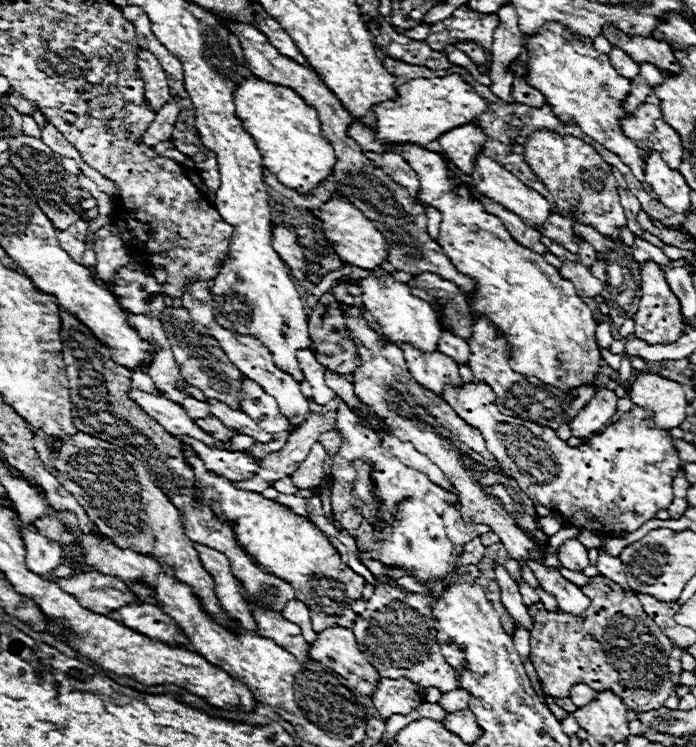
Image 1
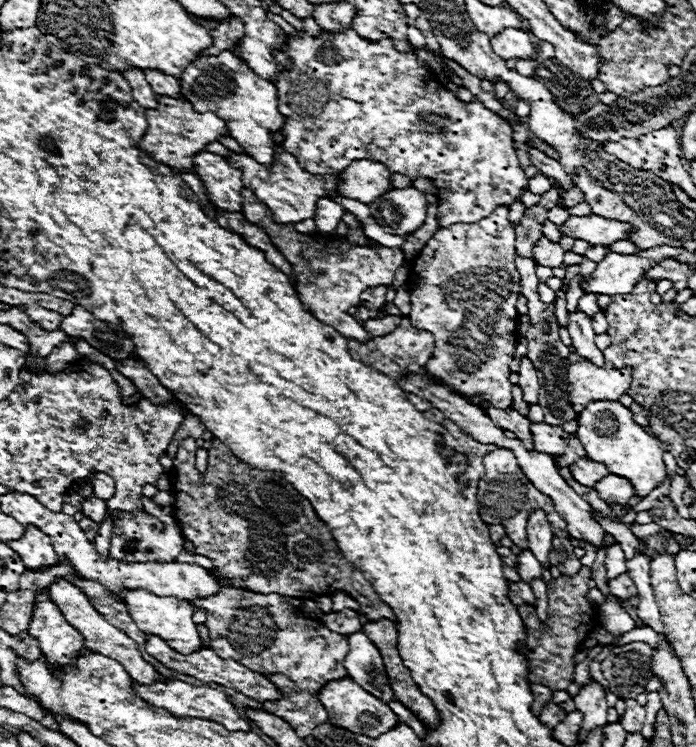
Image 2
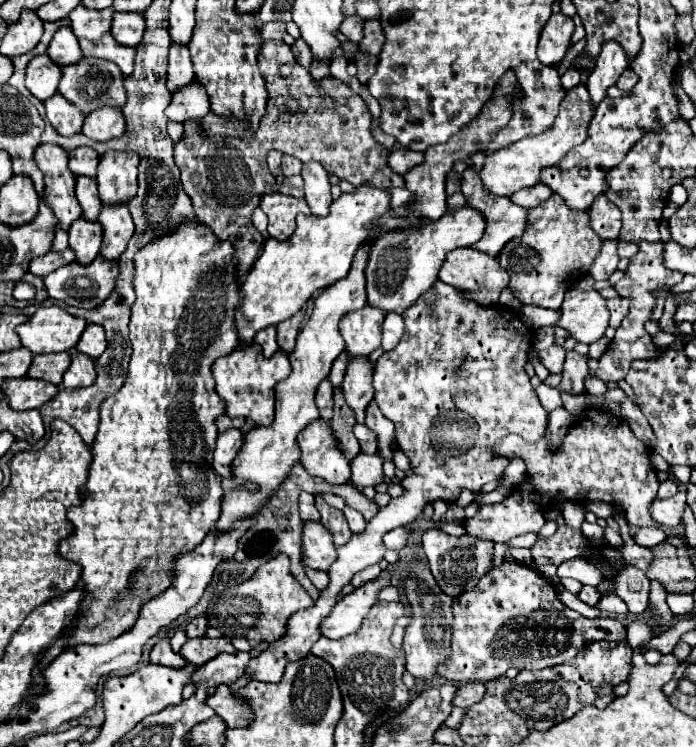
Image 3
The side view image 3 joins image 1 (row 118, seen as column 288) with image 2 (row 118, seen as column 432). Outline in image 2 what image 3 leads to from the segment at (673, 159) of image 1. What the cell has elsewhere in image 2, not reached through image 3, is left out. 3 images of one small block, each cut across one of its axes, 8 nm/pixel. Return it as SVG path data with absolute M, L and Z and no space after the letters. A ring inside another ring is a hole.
M348 28L344 32L326 32L326 34L318 34L318 36L310 36L306 32L296 32L294 36L286 36L284 44L288 44L286 50L278 48L274 52L274 60L276 60L276 68L278 68L278 80L276 80L278 110L286 118L284 128L282 128L282 132L286 134L284 150L296 154L296 160L300 162L300 166L304 166L304 170L308 170L312 174L336 174L338 176L340 170L344 170L344 166L348 166L348 162L368 158L368 160L384 164L390 172L398 172L410 180L428 178L428 180L432 180L432 184L438 188L438 194L440 194L436 216L438 216L438 224L442 228L458 224L458 222L464 222L464 224L480 222L482 218L492 214L494 208L510 206L516 200L522 200L522 190L528 190L528 178L526 178L526 172L518 160L516 150L514 150L514 132L512 132L510 124L504 122L500 116L496 116L492 110L488 110L478 98L474 98L472 102L458 100L448 88L444 88L436 80L434 72L420 66L414 52L398 52L390 38L384 38L380 42L370 42L370 40L358 36L352 28Z

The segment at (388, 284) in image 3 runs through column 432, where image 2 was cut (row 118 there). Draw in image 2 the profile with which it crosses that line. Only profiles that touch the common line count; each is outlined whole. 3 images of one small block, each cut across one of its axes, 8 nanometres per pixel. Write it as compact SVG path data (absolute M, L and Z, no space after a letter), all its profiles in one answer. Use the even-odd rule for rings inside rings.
M222 50L218 56L200 56L190 62L182 72L180 90L182 96L196 106L196 110L216 112L226 122L230 136L244 148L246 154L252 154L256 162L264 162L266 166L272 164L274 140L270 134L284 126L284 118L278 114L278 94L274 84L258 78L230 50Z

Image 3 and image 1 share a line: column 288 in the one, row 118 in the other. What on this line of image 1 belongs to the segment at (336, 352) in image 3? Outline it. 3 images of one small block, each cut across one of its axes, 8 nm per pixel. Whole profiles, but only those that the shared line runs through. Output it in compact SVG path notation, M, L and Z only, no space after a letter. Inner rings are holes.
M450 74L444 78L418 78L410 80L396 88L396 98L388 102L374 104L372 110L376 114L376 128L366 126L360 118L348 126L348 136L356 140L356 144L364 152L390 152L392 144L420 144L426 146L432 140L438 140L440 134L468 124L486 112L486 100L480 98L468 82L460 78L460 74Z

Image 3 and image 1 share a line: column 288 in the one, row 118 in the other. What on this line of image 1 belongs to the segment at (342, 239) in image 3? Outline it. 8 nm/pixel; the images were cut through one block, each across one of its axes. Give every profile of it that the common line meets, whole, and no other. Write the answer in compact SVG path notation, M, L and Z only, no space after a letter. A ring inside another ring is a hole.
M250 76L236 86L234 106L244 130L252 136L262 154L262 164L276 174L284 186L294 188L300 194L308 194L316 184L332 174L336 158L332 154L330 142L320 134L318 114L312 106L300 100L292 88L276 86Z

